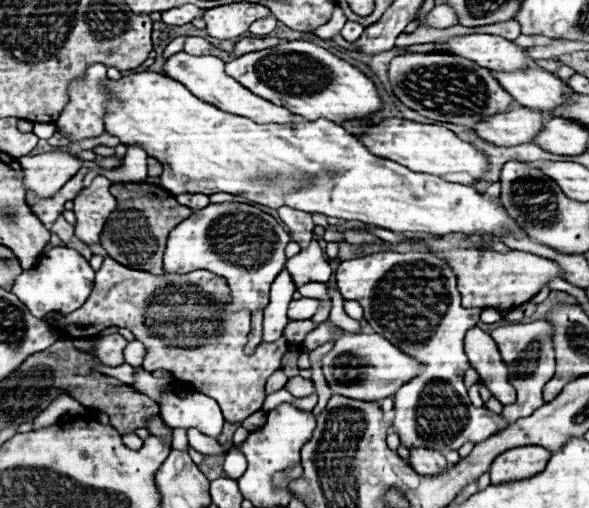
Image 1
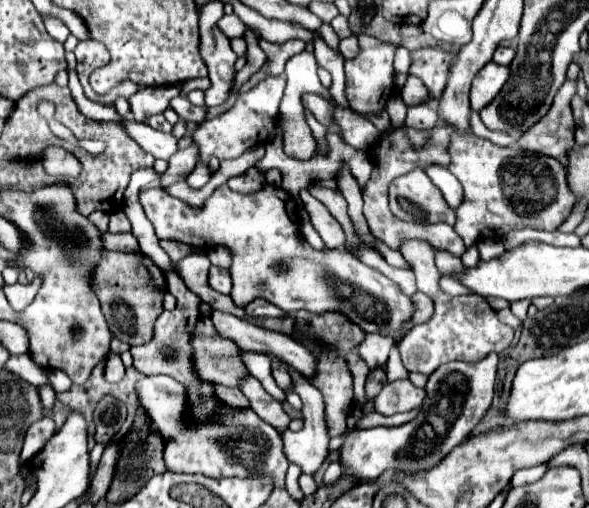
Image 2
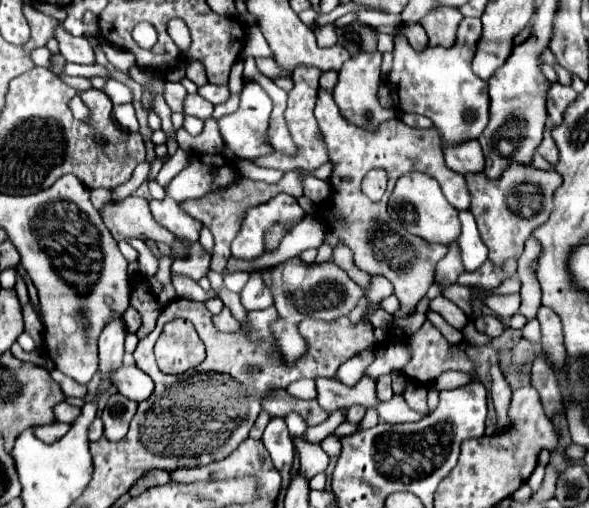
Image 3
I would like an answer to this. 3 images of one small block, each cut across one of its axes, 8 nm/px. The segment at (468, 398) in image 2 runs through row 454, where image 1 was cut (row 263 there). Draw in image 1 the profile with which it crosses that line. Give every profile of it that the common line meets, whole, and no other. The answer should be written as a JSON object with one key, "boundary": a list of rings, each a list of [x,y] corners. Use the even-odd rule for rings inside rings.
{"boundary":[[[378,252],[364,258],[344,260],[336,270],[336,284],[344,300],[356,300],[364,308],[364,318],[374,328],[376,334],[388,338],[394,346],[404,350],[404,354],[424,362],[424,370],[412,378],[412,382],[400,386],[394,394],[394,422],[400,440],[412,450],[418,446],[432,450],[458,450],[464,442],[482,442],[492,434],[504,430],[508,422],[501,414],[490,412],[488,408],[472,406],[468,390],[464,386],[464,372],[470,368],[468,358],[462,348],[464,334],[478,324],[480,308],[462,308],[460,294],[456,290],[456,274],[452,268],[438,258],[430,258],[430,252]]]}

